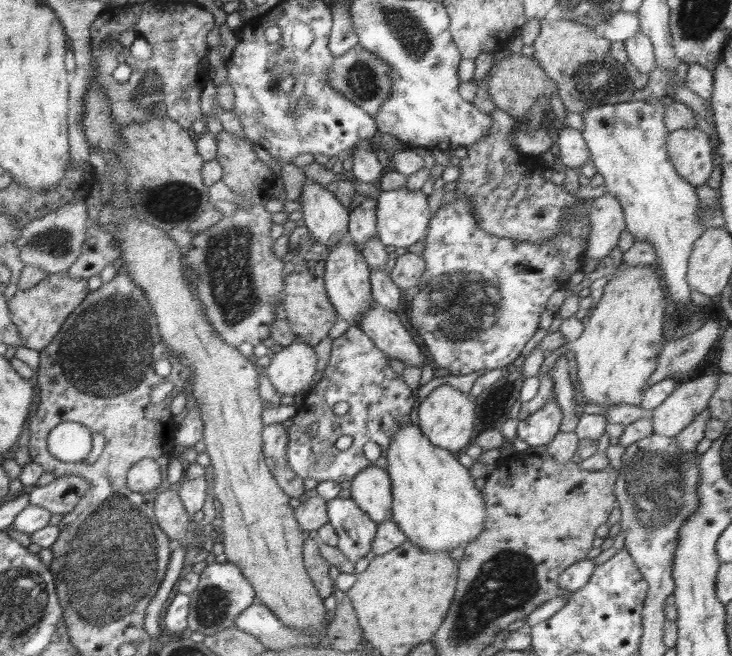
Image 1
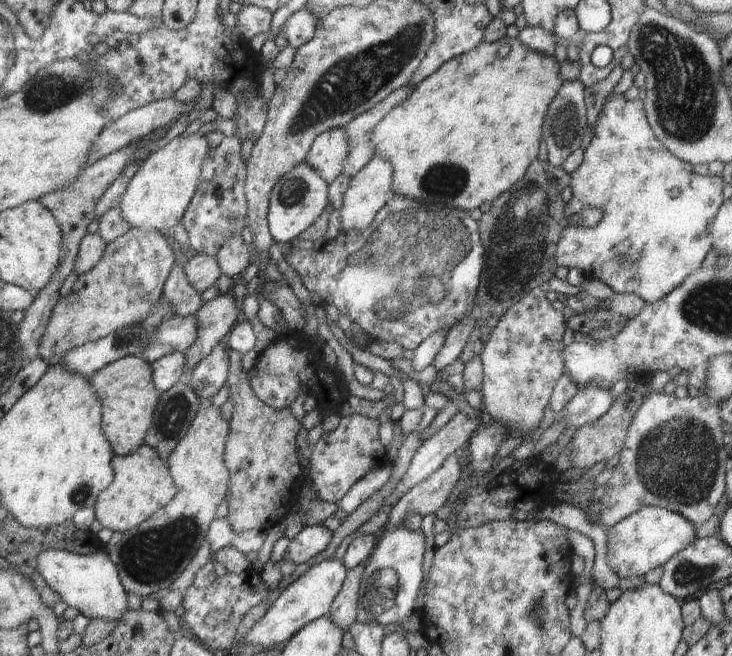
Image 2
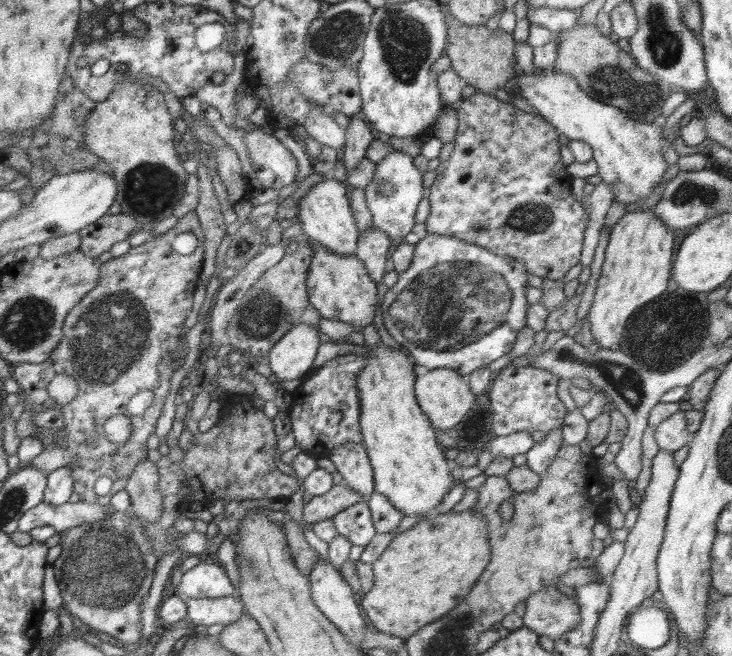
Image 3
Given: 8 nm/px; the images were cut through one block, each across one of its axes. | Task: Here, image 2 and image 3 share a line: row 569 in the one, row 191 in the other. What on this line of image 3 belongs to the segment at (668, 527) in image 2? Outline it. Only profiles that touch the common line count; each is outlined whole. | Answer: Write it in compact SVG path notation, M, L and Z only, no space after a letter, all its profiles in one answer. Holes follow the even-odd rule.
M554 70L537 72L536 75L521 72L516 76L520 97L534 106L558 135L591 146L592 160L597 163L600 178L610 184L614 201L630 206L648 198L650 192L662 184L664 174L670 168L662 153L663 128L656 126L653 121L643 122L640 117L628 115L622 109L590 98L570 75L556 73Z

